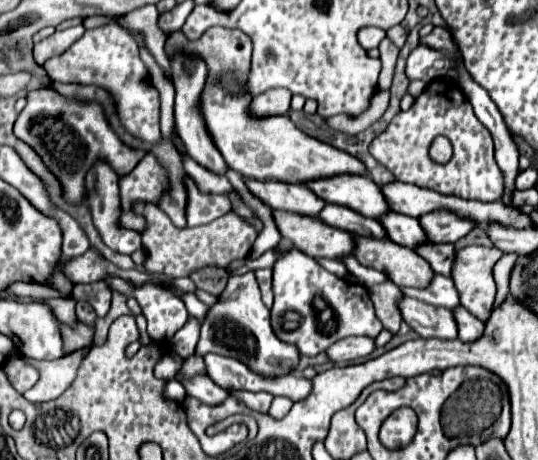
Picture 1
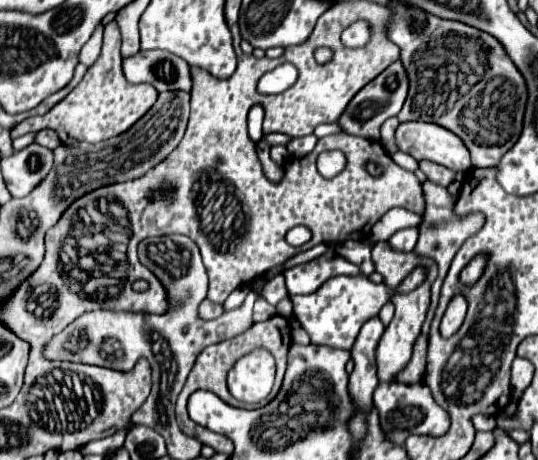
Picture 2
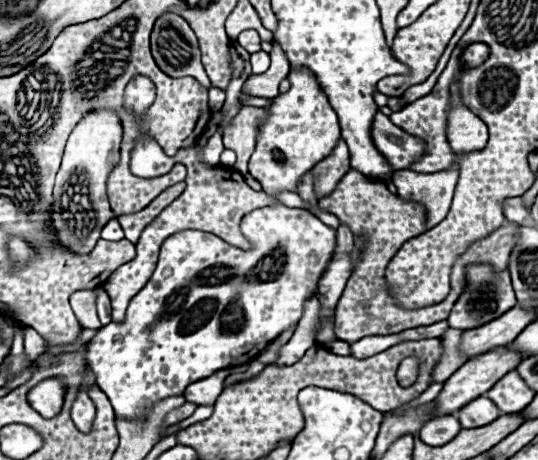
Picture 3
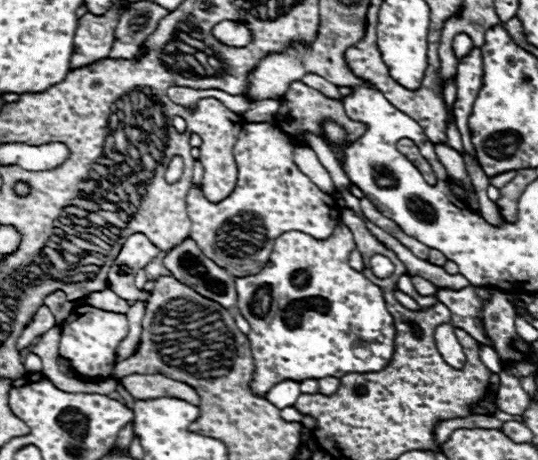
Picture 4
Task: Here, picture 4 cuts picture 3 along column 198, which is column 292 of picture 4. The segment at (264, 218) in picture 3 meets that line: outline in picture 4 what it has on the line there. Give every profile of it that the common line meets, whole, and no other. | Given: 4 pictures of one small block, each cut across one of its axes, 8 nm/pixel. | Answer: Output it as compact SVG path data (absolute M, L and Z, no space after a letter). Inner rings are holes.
M338 220L338 226L334 228L334 234L328 238L328 240L316 240L316 238L310 238L302 232L286 232L282 236L278 236L276 244L274 244L274 250L272 250L272 256L268 260L268 264L262 268L262 272L254 274L254 276L242 276L242 278L234 278L234 284L236 284L236 294L238 294L238 302L236 302L236 308L240 310L240 314L246 318L246 322L250 324L250 334L248 334L248 340L250 340L250 346L252 346L252 356L254 356L254 362L256 362L256 374L254 374L254 394L260 394L264 396L272 386L276 386L278 382L282 380L306 380L306 378L326 378L326 376L334 376L334 378L340 378L348 372L378 372L382 370L386 364L392 360L392 354L394 354L394 320L390 316L390 312L386 310L386 302L382 298L382 290L372 284L362 272L350 268L348 264L348 256L350 252L356 248L354 244L354 238L352 238L352 232L342 224L342 220ZM356 348L364 348L368 354L368 358L358 358L354 354Z

